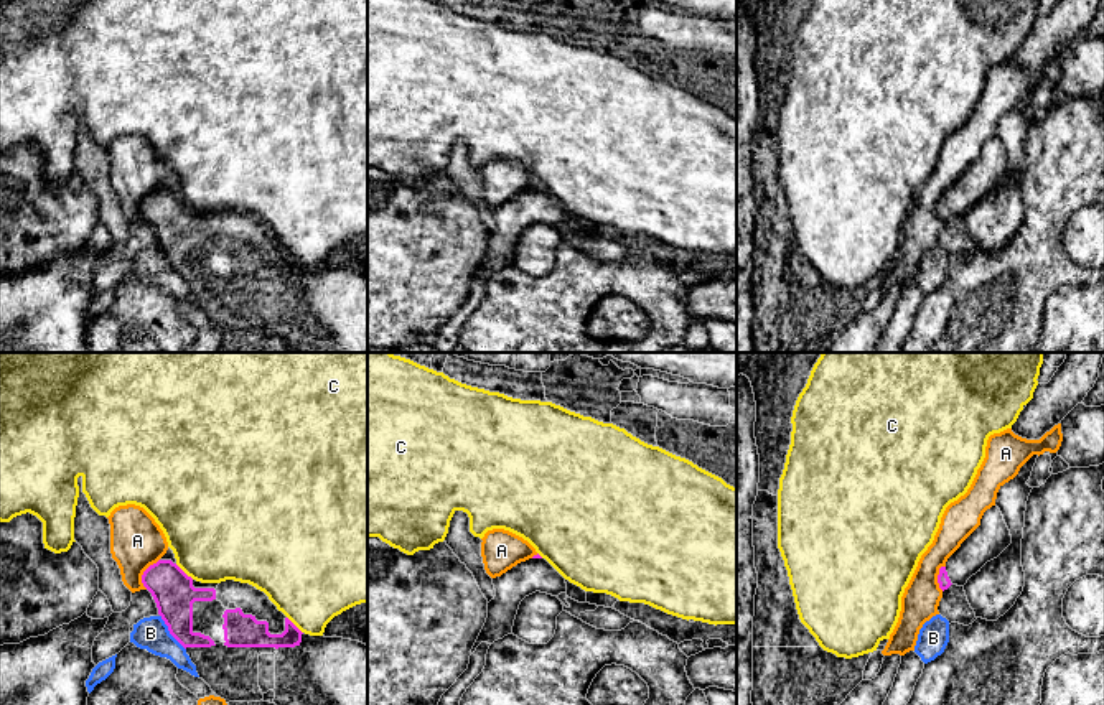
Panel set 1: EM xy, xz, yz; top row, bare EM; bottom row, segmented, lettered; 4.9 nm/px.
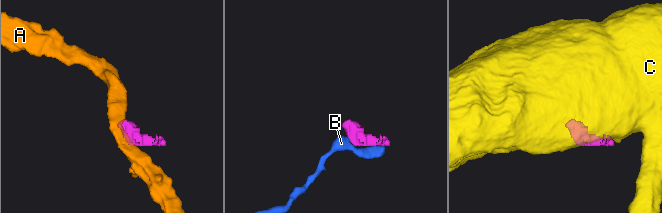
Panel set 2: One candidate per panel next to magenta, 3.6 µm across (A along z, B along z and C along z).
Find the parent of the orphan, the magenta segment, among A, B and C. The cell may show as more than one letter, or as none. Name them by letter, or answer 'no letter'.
no letter

